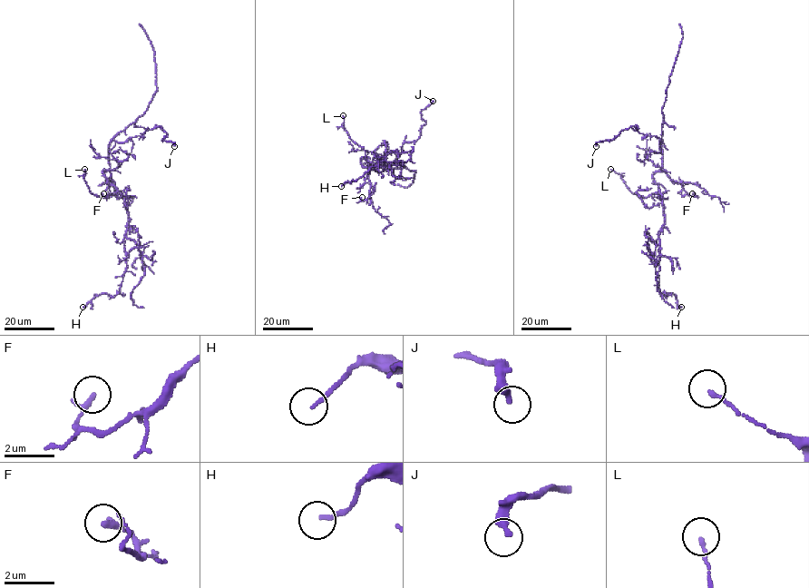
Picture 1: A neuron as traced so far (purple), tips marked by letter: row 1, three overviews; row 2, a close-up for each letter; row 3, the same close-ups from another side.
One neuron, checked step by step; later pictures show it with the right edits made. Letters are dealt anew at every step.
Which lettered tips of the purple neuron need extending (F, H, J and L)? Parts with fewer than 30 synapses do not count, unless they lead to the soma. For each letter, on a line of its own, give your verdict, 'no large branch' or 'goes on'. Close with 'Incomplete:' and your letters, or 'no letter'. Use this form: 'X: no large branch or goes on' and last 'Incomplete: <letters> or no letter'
F: no large branch
H: no large branch
J: no large branch
L: no large branch
Incomplete: no letter

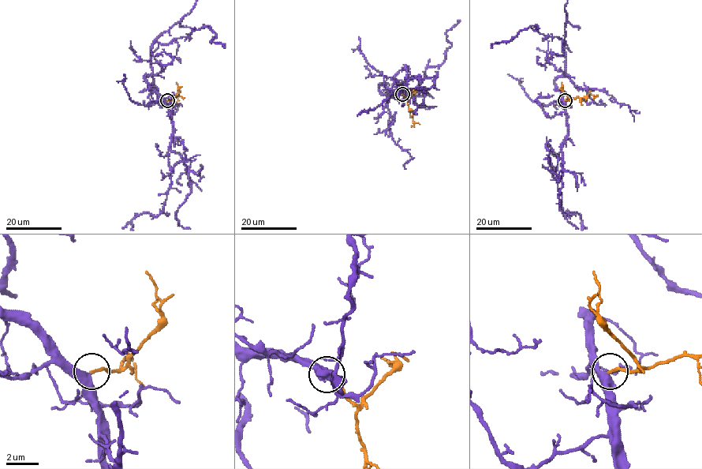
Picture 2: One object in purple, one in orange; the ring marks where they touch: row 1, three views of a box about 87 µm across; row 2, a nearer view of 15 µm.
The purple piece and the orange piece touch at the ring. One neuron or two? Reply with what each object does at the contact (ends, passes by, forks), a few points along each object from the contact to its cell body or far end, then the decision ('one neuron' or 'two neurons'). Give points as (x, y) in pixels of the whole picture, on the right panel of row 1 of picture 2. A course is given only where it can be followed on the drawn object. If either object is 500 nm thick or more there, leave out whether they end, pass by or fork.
purple passes by; orange ends there; purple runs (565, 101), (555, 80), (565, 73), (564, 37), (567, 15), (565, 5); orange runs (565, 100), (586, 96), (590, 93), (595, 98); one neuron

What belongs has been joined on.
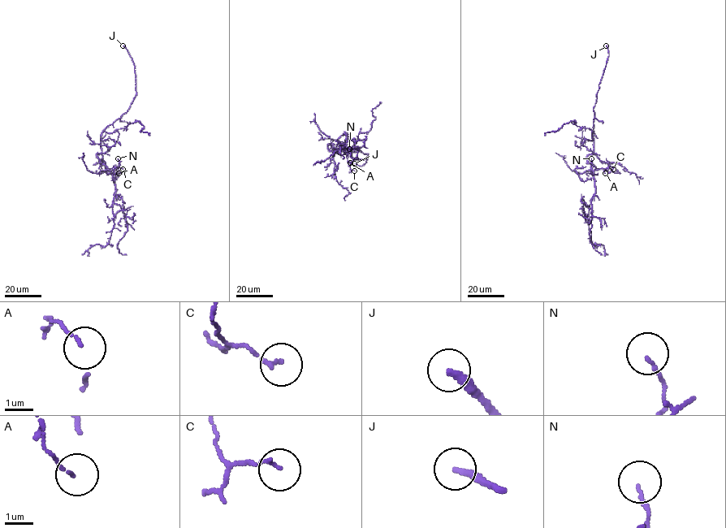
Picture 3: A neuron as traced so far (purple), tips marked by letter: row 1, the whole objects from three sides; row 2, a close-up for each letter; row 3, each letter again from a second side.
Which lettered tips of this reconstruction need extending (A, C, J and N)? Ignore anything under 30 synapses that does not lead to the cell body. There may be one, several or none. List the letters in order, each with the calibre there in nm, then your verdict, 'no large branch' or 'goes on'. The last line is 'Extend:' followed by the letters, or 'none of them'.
A: calibre 100 nm; no large branch
C: calibre 130 nm; no large branch
J: calibre 280 nm; goes on
N: calibre 100 nm; no large branch
Extend: J

